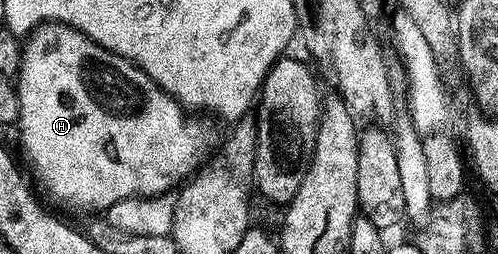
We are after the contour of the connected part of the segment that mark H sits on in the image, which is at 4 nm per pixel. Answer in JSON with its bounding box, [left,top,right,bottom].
[16,21,214,213]

